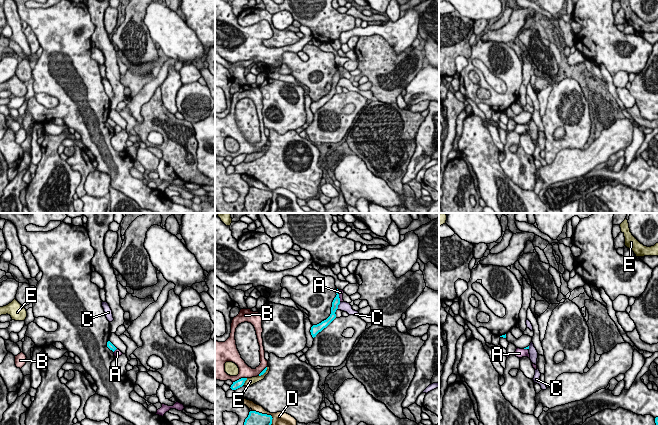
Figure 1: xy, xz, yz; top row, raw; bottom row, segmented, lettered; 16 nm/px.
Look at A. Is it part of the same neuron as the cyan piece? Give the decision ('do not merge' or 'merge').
do not merge

